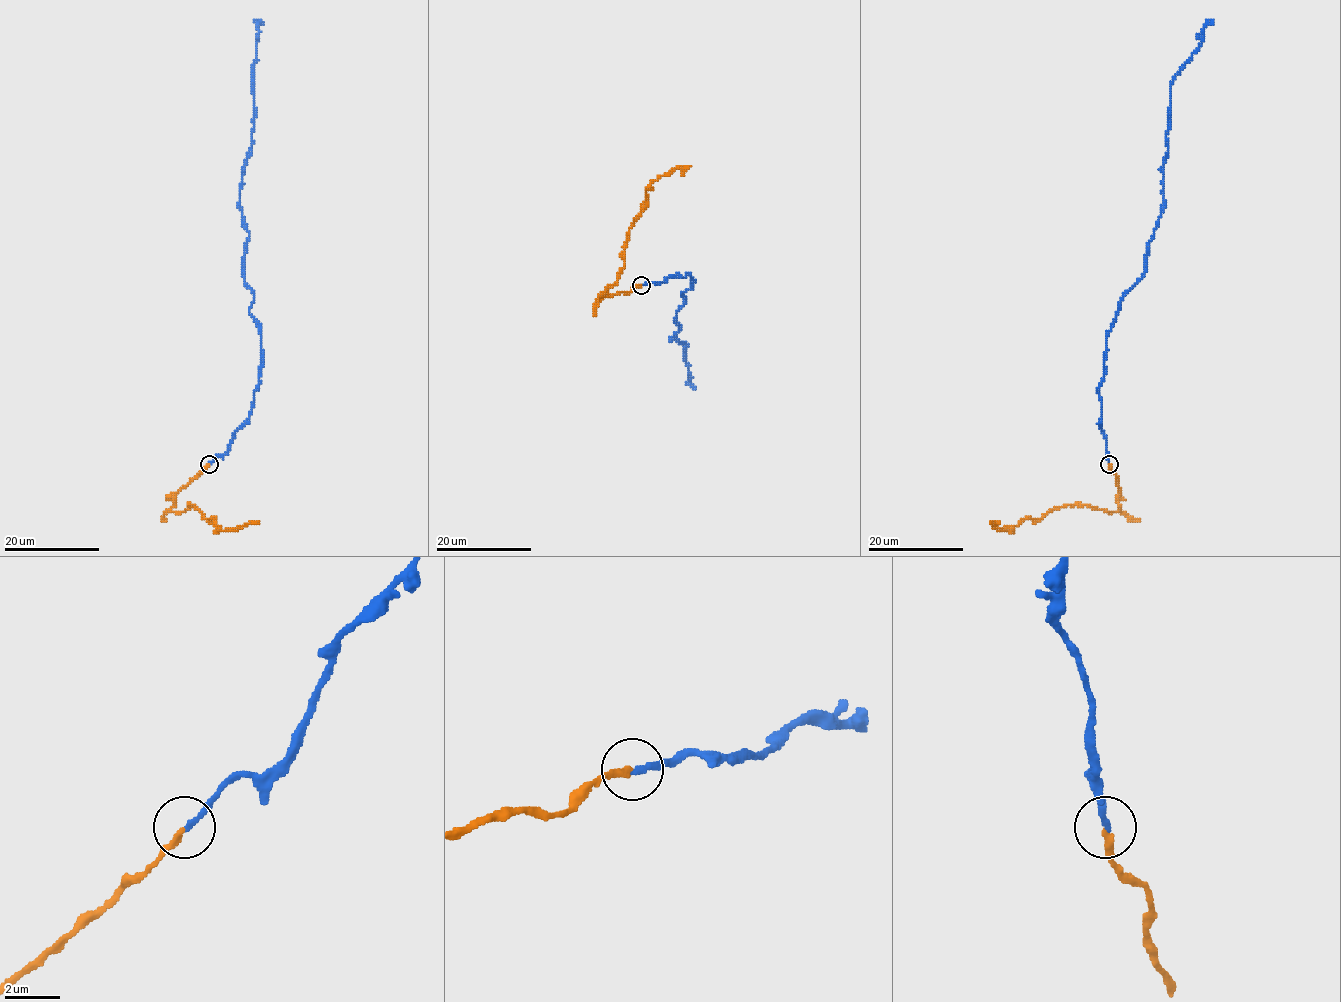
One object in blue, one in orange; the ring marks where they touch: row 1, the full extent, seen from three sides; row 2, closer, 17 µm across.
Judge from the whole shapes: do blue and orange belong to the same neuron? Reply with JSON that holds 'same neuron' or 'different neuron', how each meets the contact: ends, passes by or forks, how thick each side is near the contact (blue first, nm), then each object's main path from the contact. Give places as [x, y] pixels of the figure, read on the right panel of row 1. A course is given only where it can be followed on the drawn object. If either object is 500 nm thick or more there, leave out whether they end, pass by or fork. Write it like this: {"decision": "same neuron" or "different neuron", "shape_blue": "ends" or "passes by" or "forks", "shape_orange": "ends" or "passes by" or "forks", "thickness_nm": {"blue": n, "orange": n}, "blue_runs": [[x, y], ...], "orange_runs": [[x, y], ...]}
{"decision": "same neuron", "shape_blue": "ends", "shape_orange": "ends", "thickness_nm": {"blue": 190, "orange": 200}, "blue_runs": [[1109, 463], [1098, 388], [1107, 333], [1122, 297], [1142, 276], [1164, 204], [1171, 82], [1212, 23]], "orange_runs": [[1109, 463], [1120, 492], [1114, 512], [1066, 505], [1002, 531], [989, 523]]}

